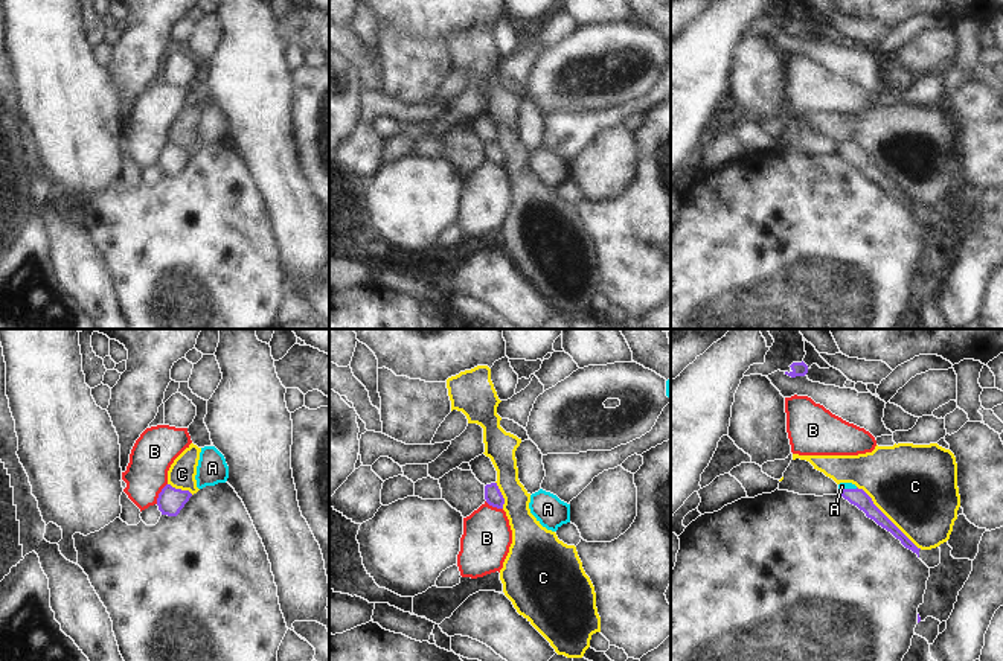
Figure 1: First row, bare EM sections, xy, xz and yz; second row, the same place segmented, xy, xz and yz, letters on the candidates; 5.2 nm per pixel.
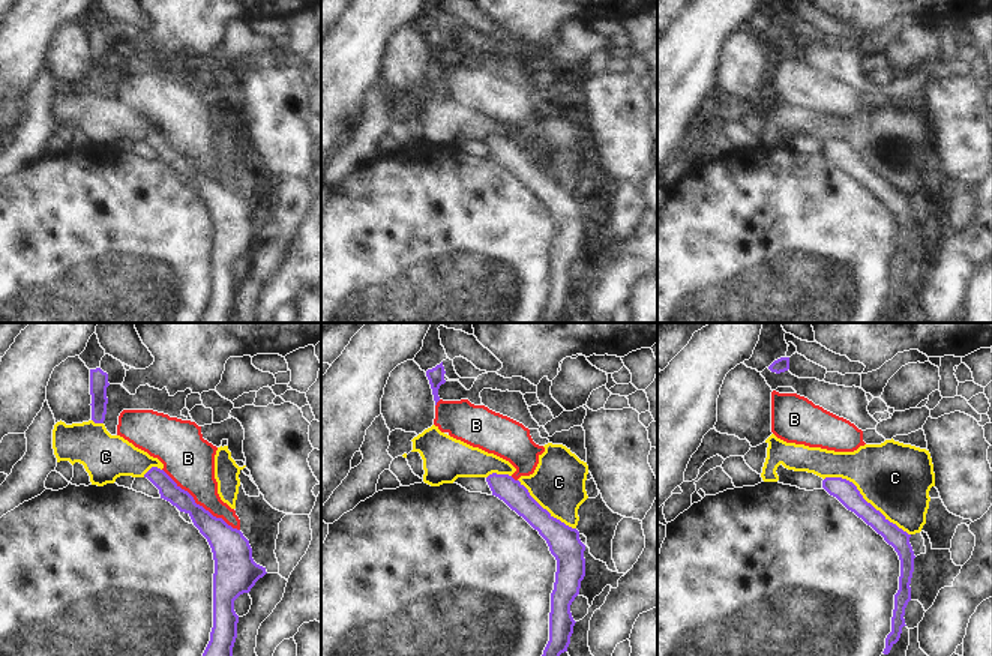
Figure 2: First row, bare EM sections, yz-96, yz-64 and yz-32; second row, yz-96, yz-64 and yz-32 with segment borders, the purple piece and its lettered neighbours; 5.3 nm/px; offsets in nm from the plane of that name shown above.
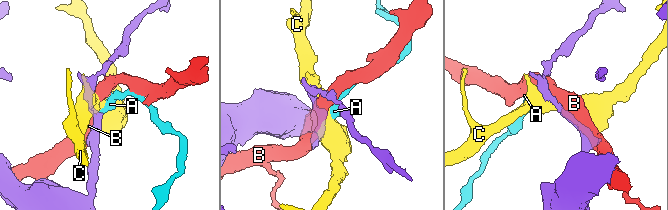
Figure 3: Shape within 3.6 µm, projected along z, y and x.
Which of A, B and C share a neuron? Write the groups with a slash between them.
A / B / C

